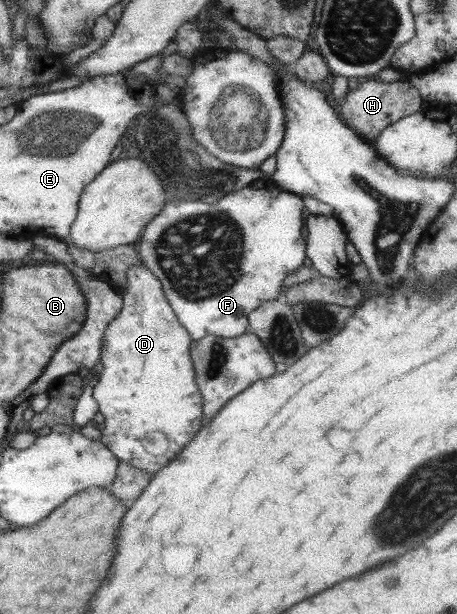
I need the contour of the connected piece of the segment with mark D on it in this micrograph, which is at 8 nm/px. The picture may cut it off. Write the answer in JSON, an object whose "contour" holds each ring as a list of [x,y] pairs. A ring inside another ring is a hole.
{"contour":[[[143,264],[127,268],[127,286],[121,292],[123,307],[115,319],[107,324],[103,340],[105,344],[100,353],[103,370],[92,394],[98,403],[98,411],[105,417],[100,442],[103,443],[118,461],[123,461],[136,469],[147,470],[151,477],[175,459],[187,443],[198,433],[202,425],[203,397],[195,383],[195,369],[189,355],[192,339],[187,330],[179,323],[168,299],[162,290],[157,276]],[[161,432],[169,445],[159,445],[159,455],[147,449],[155,443],[147,443],[145,437]]]}

